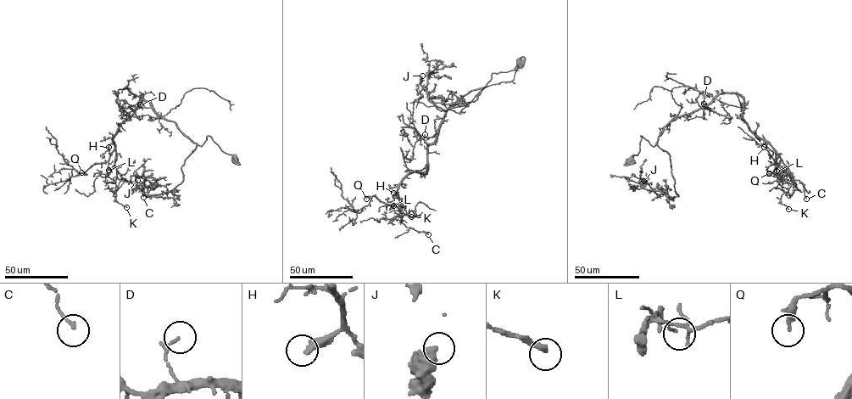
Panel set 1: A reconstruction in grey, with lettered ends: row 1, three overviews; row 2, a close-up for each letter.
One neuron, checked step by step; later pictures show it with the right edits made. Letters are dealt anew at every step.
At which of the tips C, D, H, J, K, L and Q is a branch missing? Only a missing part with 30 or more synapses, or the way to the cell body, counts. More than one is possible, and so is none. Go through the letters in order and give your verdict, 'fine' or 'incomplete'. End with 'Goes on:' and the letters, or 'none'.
C: fine
D: fine
H: incomplete
J: fine
K: incomplete
L: fine
Q: fine
Goes on: H, K

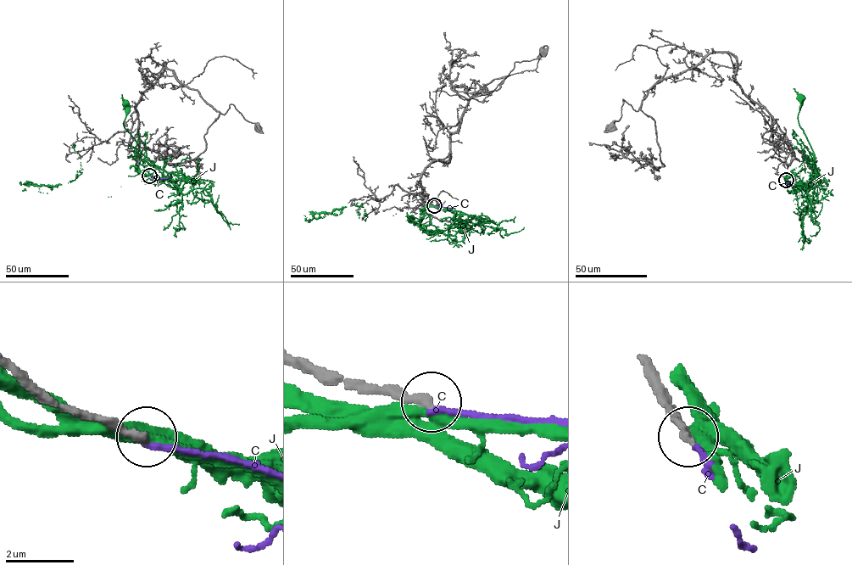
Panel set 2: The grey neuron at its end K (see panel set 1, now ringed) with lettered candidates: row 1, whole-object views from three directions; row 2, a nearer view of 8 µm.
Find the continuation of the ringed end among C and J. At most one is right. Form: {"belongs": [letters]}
{"belongs": []}

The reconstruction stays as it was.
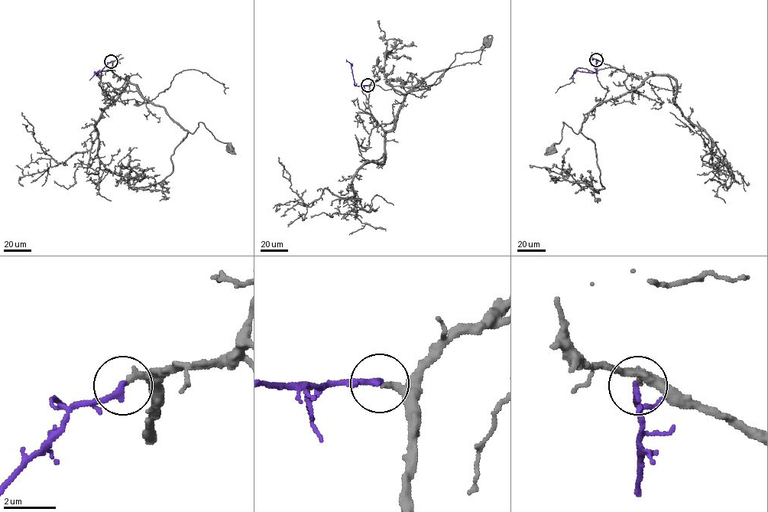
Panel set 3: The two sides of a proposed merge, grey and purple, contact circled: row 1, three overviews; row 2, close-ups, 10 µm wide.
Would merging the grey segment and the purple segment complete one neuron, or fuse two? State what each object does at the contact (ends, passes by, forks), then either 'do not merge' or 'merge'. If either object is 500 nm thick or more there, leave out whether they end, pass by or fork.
grey ends | purple ends | merge

